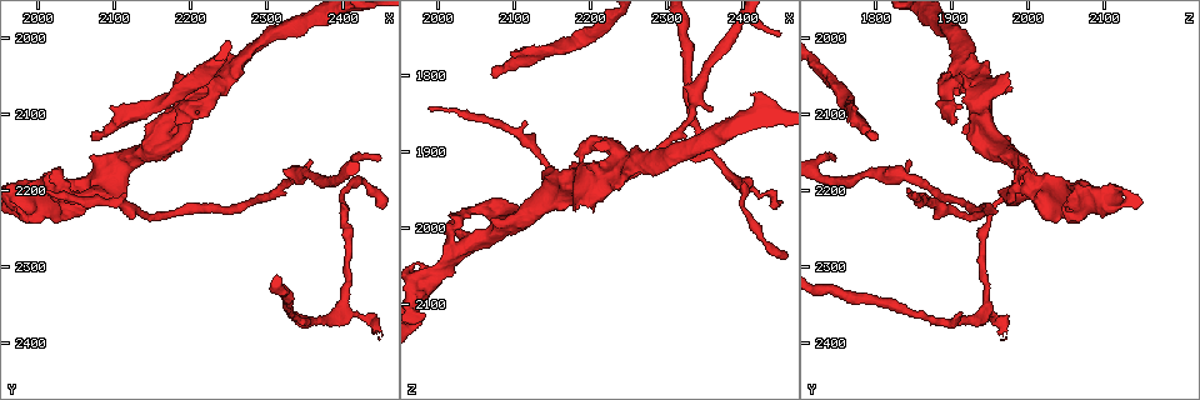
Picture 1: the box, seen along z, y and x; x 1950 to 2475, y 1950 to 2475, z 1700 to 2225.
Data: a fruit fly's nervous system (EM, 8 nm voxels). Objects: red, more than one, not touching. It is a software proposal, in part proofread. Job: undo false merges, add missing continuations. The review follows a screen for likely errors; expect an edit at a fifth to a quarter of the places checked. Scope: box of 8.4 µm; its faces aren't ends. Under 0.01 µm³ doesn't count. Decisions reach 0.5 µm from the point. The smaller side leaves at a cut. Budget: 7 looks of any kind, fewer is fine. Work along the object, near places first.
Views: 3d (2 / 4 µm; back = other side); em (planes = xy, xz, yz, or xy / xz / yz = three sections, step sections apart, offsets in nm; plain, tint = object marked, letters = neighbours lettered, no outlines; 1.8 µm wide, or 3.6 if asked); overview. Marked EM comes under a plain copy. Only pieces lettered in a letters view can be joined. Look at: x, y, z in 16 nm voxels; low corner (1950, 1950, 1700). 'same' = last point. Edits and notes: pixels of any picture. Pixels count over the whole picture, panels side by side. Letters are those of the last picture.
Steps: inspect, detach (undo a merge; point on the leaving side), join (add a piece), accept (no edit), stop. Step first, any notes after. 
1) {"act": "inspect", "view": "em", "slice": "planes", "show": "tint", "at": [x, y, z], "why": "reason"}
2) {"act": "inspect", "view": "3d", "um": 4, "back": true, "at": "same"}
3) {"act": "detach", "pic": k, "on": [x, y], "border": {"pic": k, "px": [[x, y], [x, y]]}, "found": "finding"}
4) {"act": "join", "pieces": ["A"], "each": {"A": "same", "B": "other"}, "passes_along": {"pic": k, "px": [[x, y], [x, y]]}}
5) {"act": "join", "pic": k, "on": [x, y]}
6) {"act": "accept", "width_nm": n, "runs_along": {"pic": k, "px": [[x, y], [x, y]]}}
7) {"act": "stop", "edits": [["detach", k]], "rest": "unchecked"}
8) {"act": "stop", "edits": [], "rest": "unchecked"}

{"act": "inspect", "view": "em", "slice": "xz", "step": 16, "show": "letters", "at": [2240, 2050, 1925]}

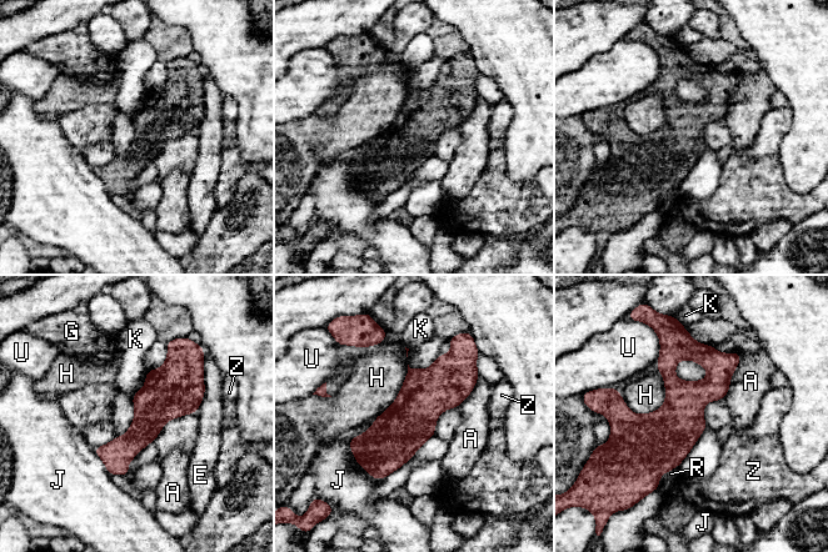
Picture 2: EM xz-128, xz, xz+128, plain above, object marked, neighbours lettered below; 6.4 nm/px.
{"act": "accept", "each": {"A": "other", "E": "other", "G": "other", "H": "other", "J": "other", "K": "other", "R": "other", "U": "other", "Z": "other"}, "border": {"pic": 2, "px": [[656, 367], [664, 402], [637, 415]]}, "found": "all the same neuron"}

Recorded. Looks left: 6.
{"act": "inspect", "view": "3d", "um": 2, "back": true, "at": [1990, 2200, 1840], "why": "long arm stops here"}

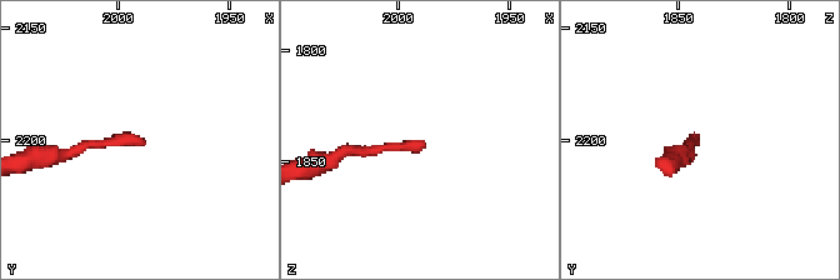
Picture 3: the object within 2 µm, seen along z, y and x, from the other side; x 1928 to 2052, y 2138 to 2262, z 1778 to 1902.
{"act": "inspect", "view": "em", "slice": "planes", "show": "letters", "at": [1990, 2200, 1839], "why": "shape alone is not enough"}

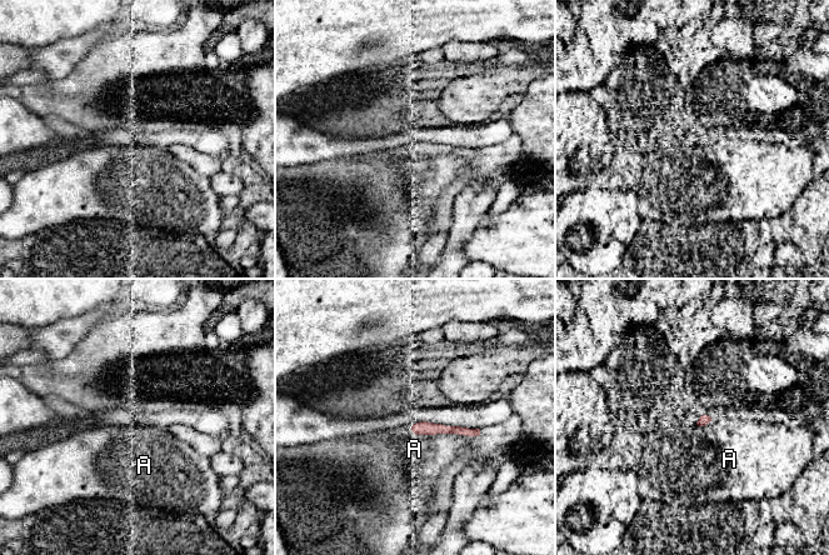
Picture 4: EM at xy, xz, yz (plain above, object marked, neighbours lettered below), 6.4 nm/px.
{"act": "accept", "width_nm": 70, "each": {"A": "other"}, "border": {"pic": 4, "px": [[713, 418], [704, 425], [697, 425]]}, "found": "none of them fits"}

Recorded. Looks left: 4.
{"act": "inspect", "view": "3d", "um": 2, "at": [2045, 2205, 2020], "why": "abrupt turn"}

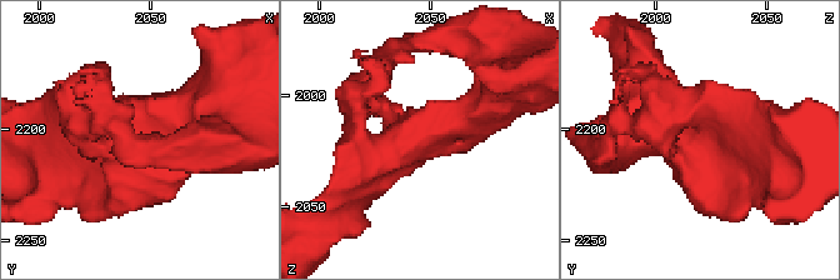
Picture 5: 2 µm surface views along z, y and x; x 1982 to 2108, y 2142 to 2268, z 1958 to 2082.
{"act": "inspect", "view": "em", "um": 3.6, "slice": "xz", "step": 4, "show": "tint", "at": [2042, 2203, 2019], "why": "now the EM"}

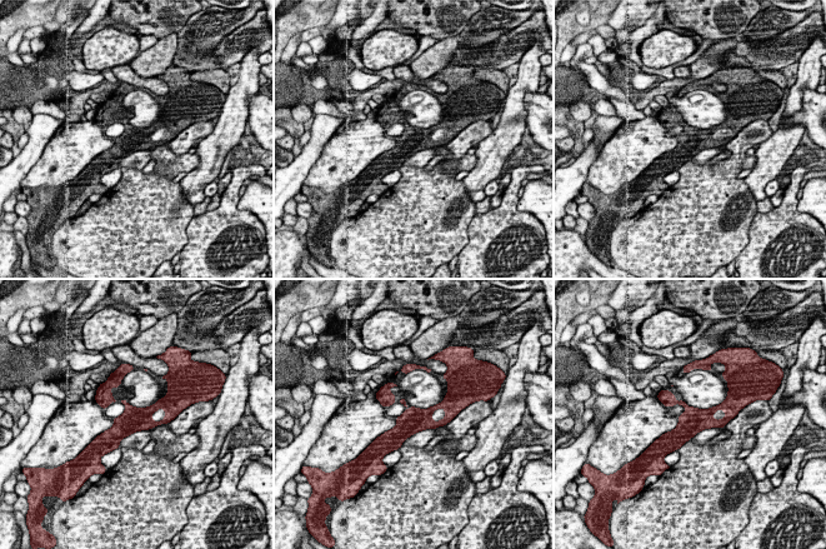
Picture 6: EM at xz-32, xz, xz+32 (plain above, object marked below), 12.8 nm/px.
{"act": "inspect", "view": "em", "um": 3.6, "slice": "yz", "step": 8, "show": "letters", "at": "same"}

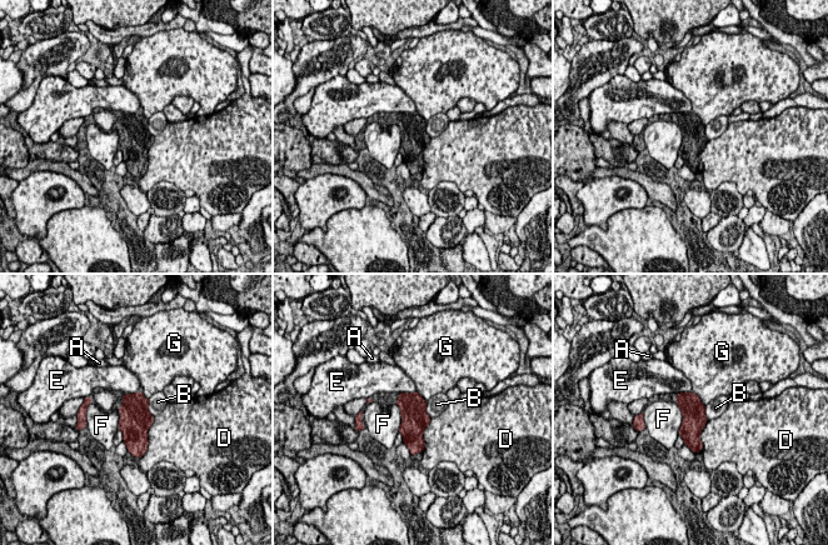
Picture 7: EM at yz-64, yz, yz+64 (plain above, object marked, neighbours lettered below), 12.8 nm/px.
{"act": "accept", "each": {"A": "other", "B": "other", "D": "other", "E": "other", "F": "other", "G": "other"}, "border": {"pic": 7, "px": [[676, 404], [682, 415], [679, 434]]}, "found": "all the same neuron"}

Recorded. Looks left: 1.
{"act": "stop", "edits": [], "rest": "unchecked"}

